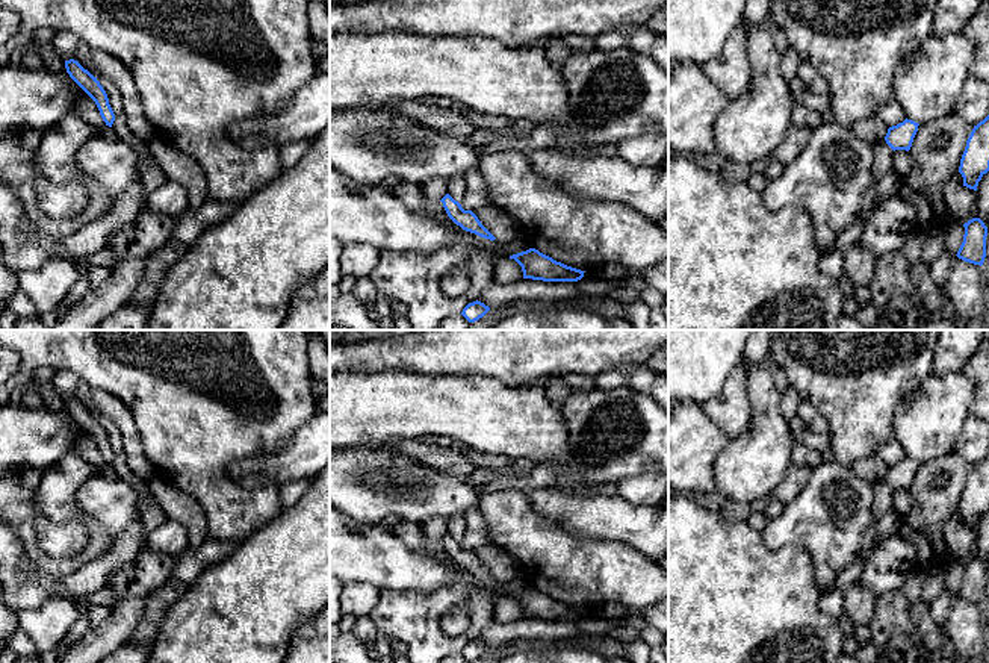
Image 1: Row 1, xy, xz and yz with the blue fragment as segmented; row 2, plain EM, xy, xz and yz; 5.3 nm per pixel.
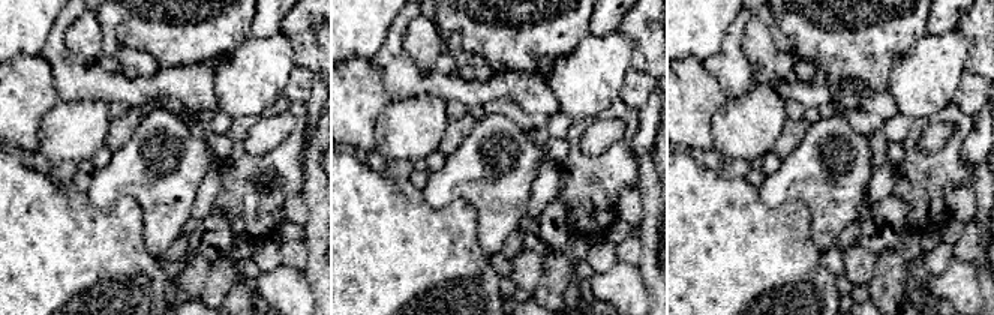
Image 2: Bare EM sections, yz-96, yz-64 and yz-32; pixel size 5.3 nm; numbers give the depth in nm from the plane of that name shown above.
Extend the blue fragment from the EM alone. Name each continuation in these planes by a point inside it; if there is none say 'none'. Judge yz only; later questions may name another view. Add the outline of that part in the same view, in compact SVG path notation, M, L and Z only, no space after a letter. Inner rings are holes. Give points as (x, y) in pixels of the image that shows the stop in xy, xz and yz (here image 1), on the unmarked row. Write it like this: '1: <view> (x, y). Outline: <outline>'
none

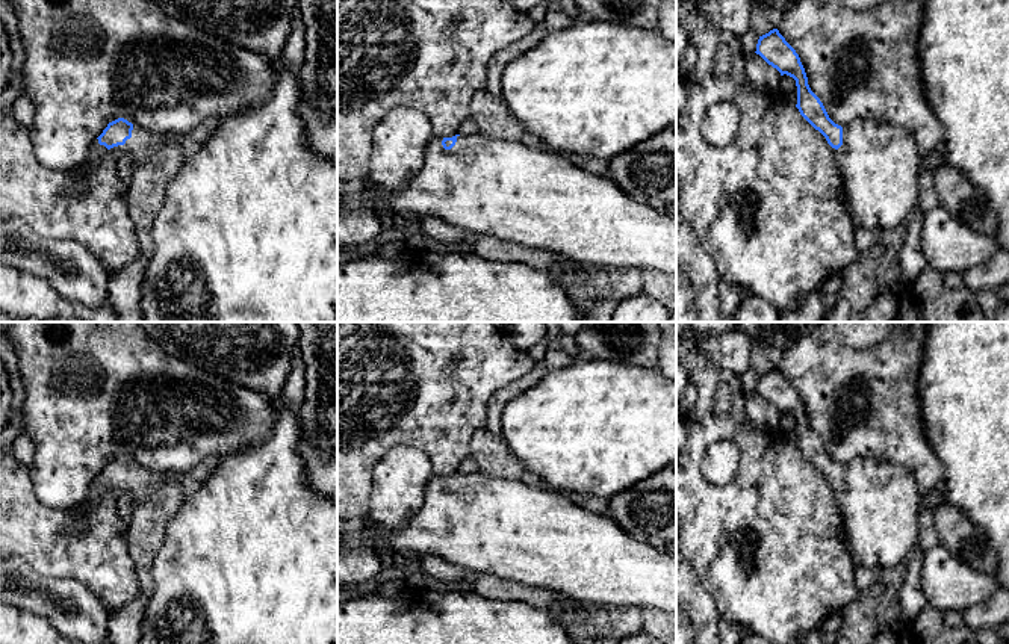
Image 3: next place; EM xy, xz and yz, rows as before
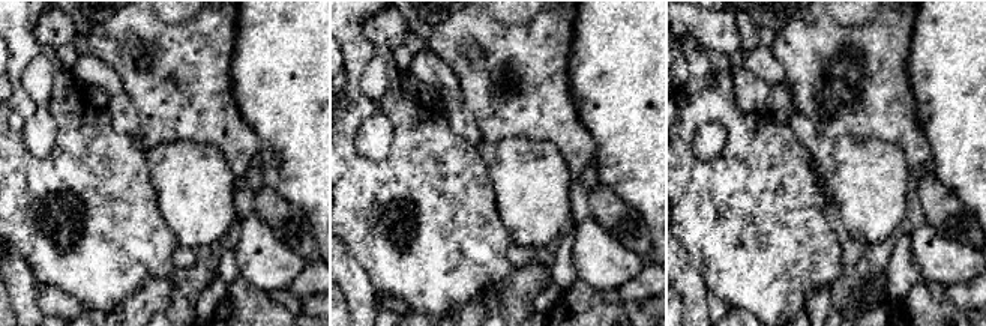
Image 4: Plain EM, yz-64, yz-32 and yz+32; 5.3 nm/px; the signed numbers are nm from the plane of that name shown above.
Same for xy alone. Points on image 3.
1: xy (142, 481). Outline: M133 463L132 476L127 478L124 484L107 488L104 484L98 482L98 478L95 478L85 500L79 506L70 509L74 517L74 522L68 526L70 534L85 534L86 512L92 508L92 503L101 493L109 491L115 494L116 499L121 493L127 493L132 497L133 505L136 505L144 500L154 487L168 481L182 481L188 484L186 476L182 473L151 472L138 463Z

